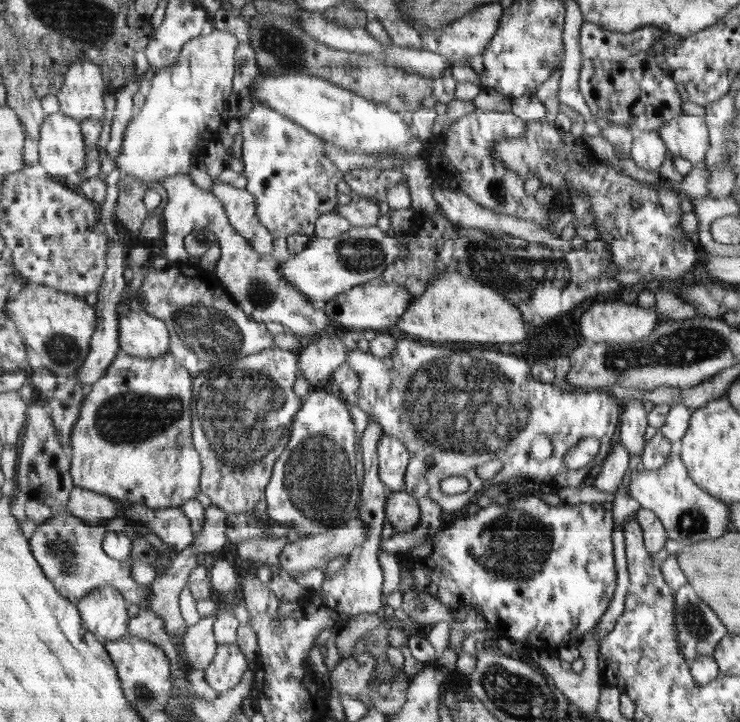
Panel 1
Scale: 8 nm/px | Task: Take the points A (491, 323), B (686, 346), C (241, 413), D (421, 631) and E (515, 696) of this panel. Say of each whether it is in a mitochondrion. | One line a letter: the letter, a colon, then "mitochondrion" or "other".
A: other
B: mitochondrion
C: mitochondrion
D: other
E: mitochondrion

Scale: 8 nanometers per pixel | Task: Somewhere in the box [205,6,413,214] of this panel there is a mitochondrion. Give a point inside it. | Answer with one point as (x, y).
(284, 47)

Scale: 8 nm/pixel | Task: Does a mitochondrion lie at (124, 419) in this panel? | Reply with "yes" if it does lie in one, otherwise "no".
yes

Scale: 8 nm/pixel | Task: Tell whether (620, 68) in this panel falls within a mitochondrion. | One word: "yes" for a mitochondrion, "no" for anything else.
no

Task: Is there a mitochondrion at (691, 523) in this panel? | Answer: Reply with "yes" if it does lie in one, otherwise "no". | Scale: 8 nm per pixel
yes

